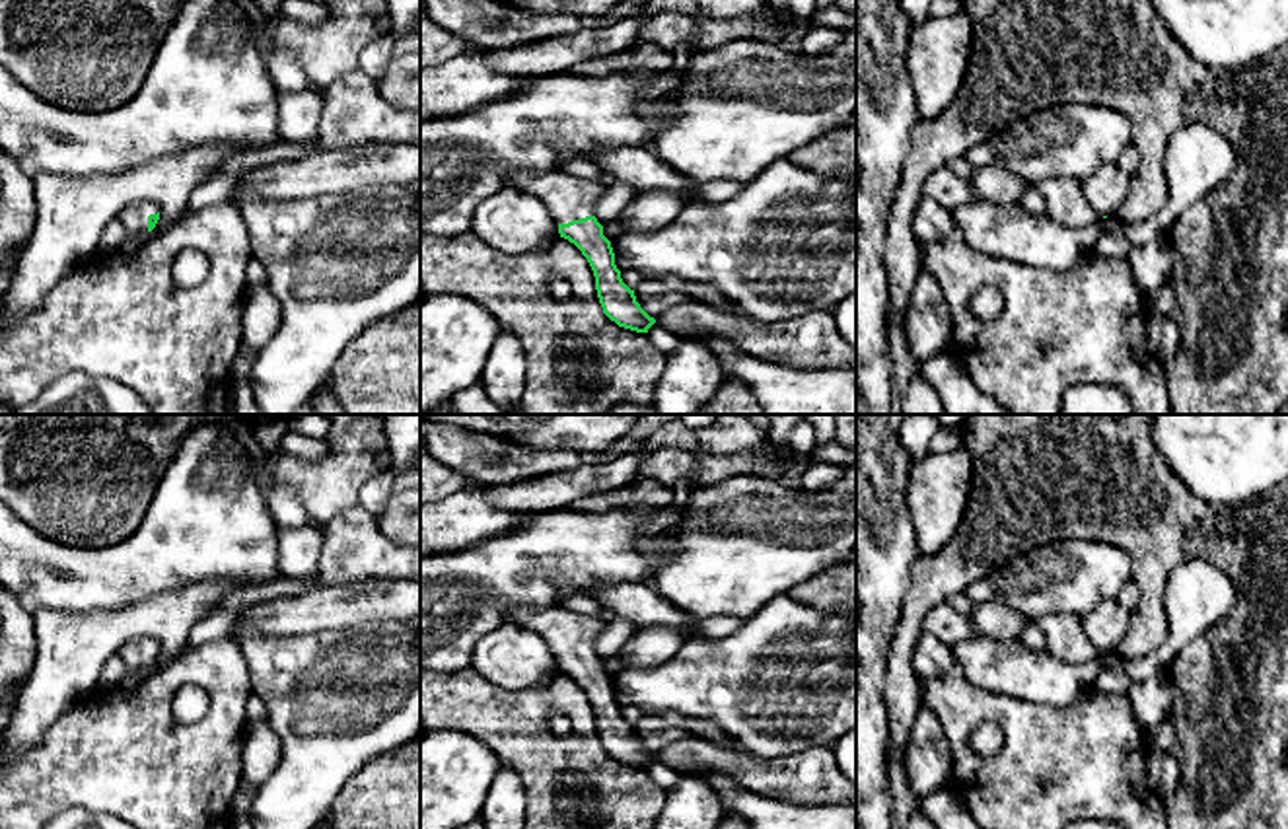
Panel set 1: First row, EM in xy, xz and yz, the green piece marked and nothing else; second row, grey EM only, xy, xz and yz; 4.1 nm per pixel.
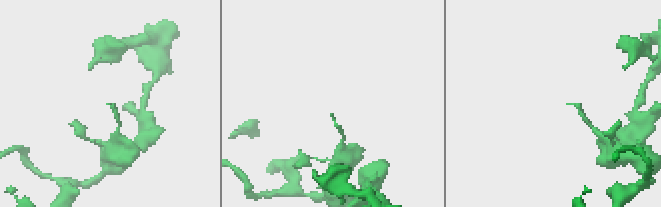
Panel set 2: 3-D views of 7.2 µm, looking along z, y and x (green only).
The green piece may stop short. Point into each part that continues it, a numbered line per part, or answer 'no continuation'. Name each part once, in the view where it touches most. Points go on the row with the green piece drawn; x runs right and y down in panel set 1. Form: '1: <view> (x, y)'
1: xz (567, 197)

